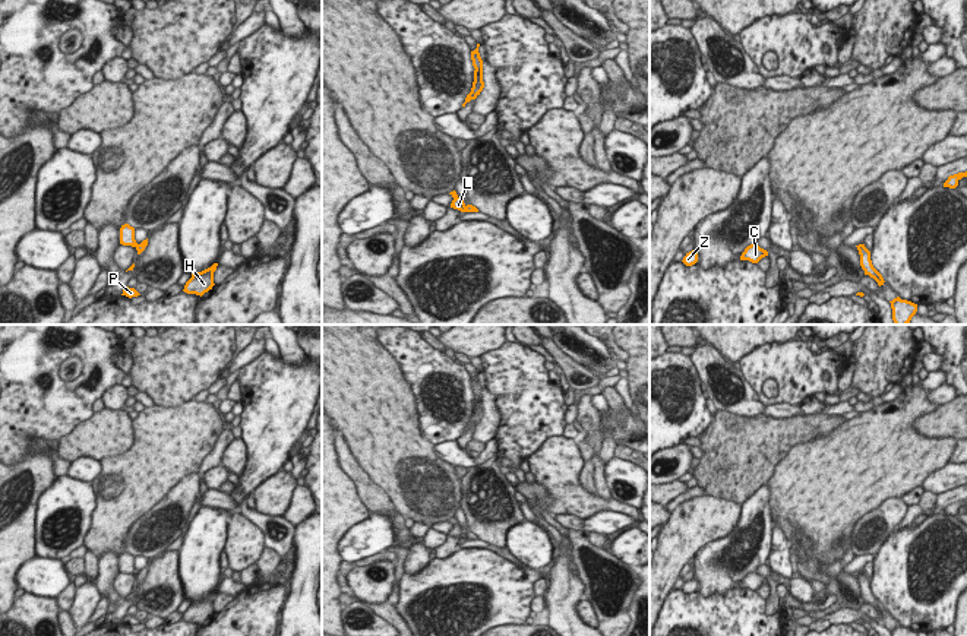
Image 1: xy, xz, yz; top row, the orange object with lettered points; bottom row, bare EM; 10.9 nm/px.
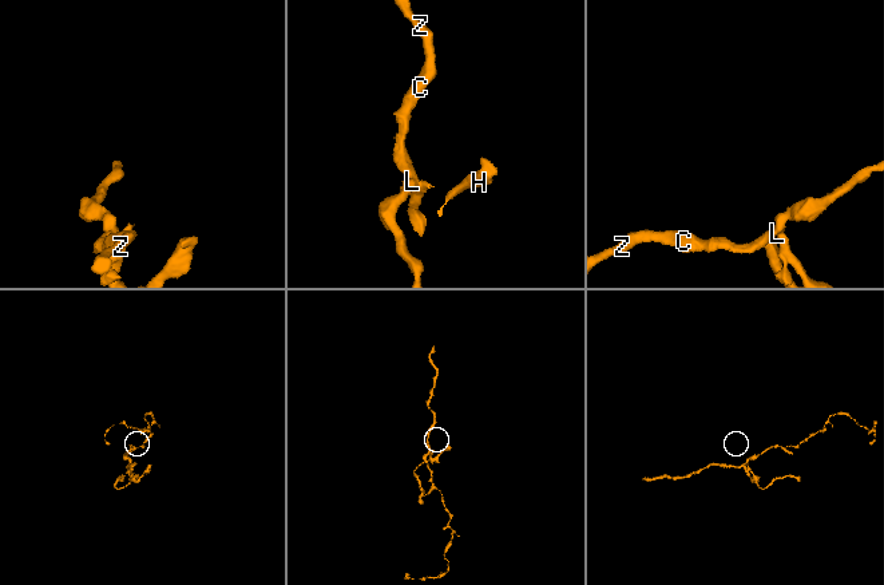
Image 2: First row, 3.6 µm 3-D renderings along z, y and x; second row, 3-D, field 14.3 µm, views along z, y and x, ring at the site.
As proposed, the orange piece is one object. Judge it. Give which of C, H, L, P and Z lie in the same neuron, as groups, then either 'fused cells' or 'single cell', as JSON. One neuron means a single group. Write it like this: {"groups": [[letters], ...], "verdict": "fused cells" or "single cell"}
{"groups": [["C", "L", "Z"], ["H", "P"]], "verdict": "fused cells"}

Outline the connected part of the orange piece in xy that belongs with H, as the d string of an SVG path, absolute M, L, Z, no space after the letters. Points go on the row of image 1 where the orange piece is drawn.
M214 263L211 268L192 273L192 278L184 285L184 292L203 295L209 289L212 289L214 284L214 272L217 270L218 263Z

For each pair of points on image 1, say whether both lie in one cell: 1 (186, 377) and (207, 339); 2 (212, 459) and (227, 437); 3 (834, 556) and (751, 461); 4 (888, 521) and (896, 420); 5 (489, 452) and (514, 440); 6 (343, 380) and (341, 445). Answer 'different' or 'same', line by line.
1: same
2: same
3: different
4: different
5: different
6: different

